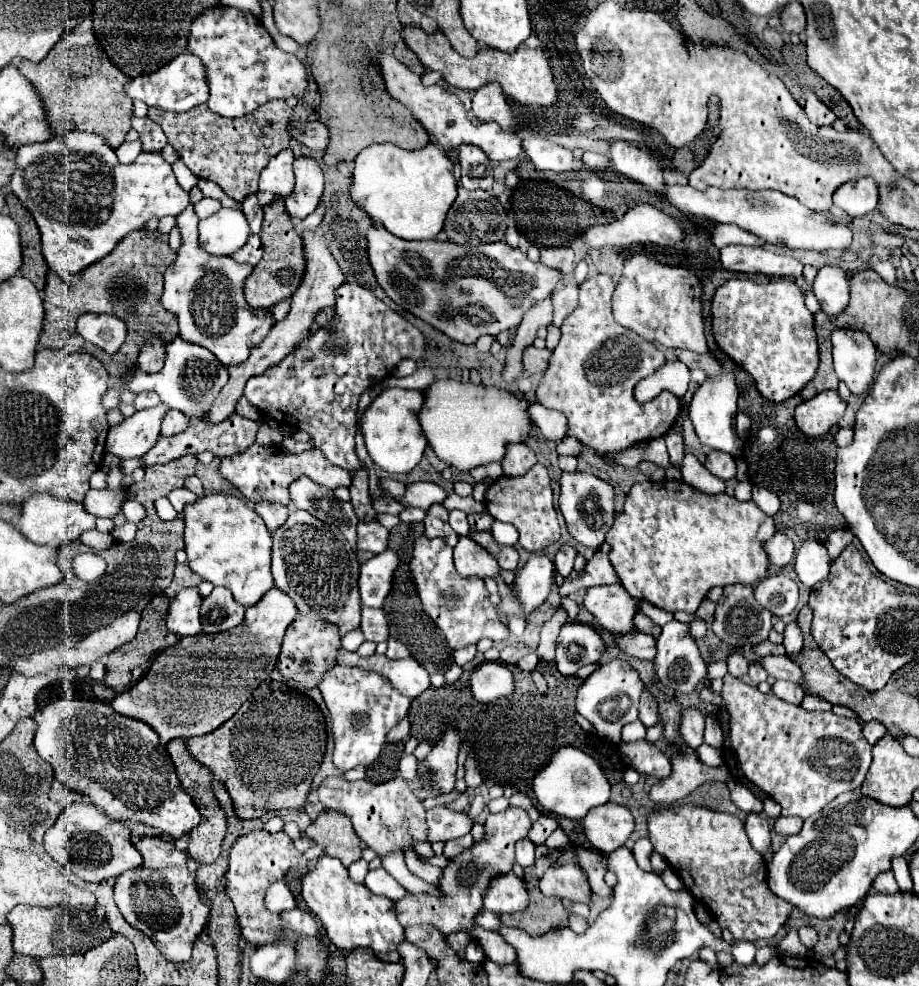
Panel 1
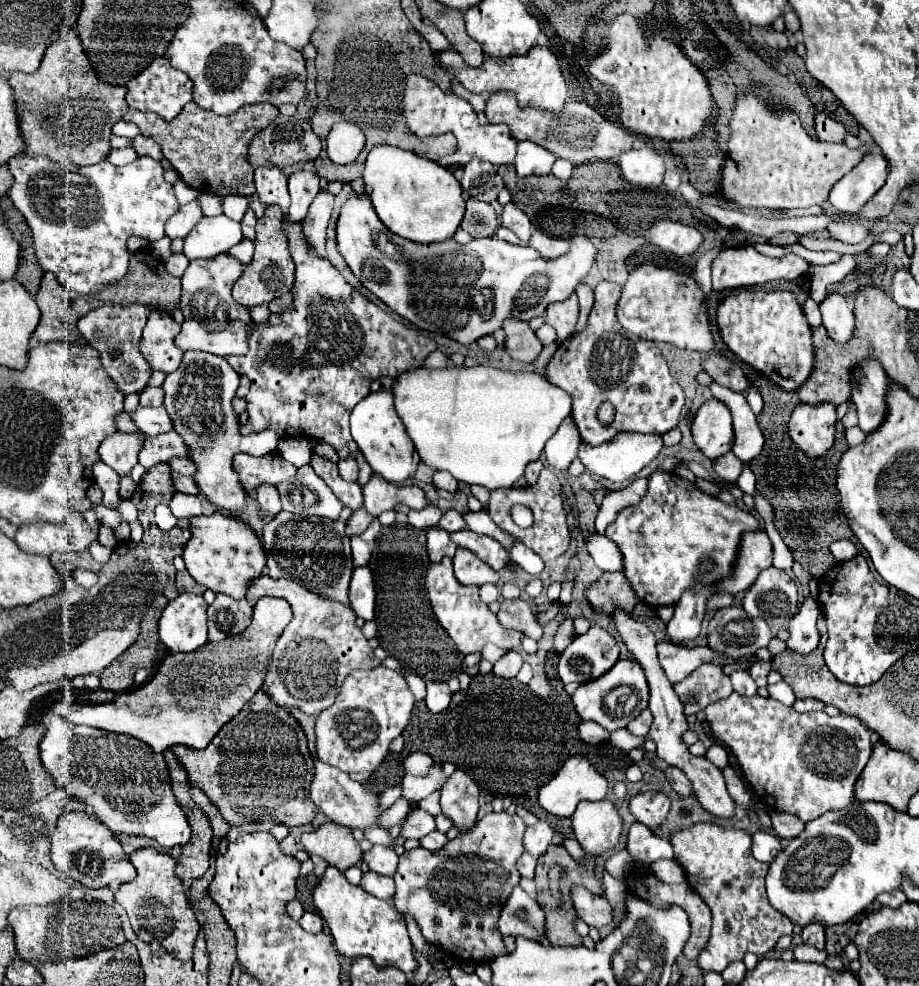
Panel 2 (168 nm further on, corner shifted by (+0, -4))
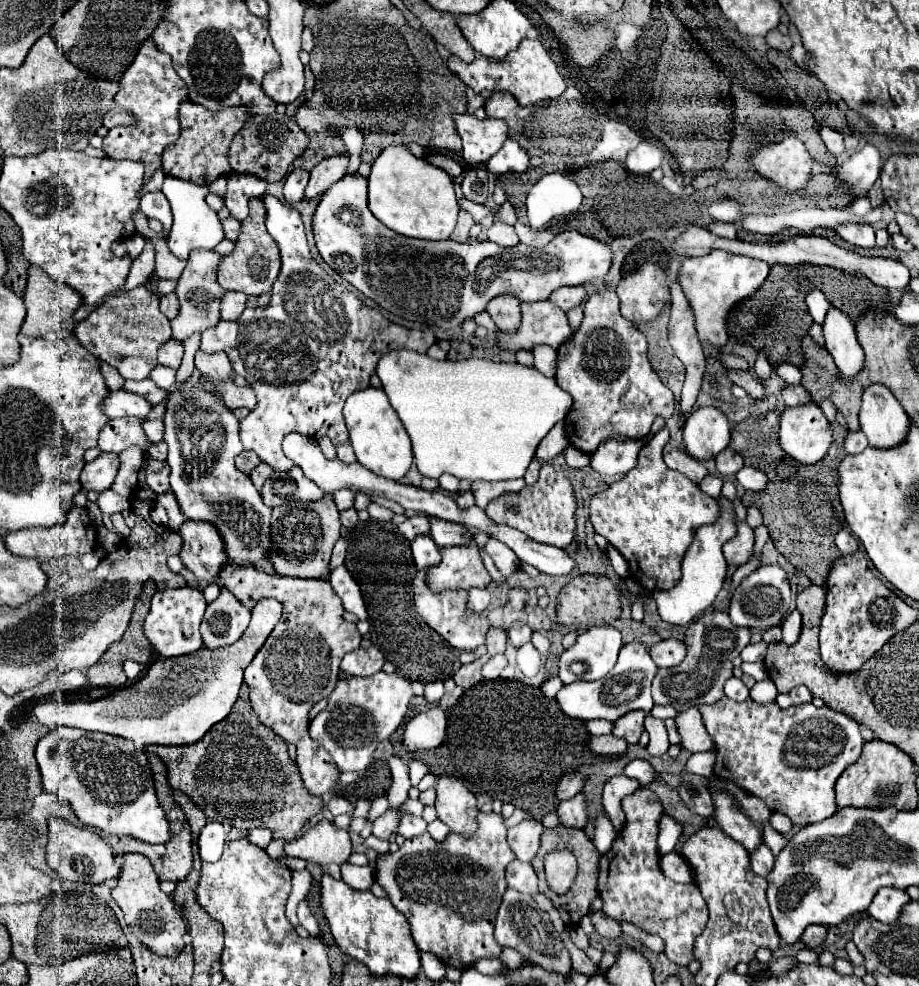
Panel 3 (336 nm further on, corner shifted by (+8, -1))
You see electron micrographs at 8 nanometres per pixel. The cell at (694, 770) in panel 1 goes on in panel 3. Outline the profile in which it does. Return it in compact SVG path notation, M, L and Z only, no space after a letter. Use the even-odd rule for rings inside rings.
M638 788L634 794L622 798L622 810L626 814L626 826L614 840L608 854L600 858L600 896L604 900L604 912L614 920L628 920L638 928L658 934L666 944L666 956L678 966L688 966L696 936L702 934L708 922L708 908L698 890L692 884L678 884L666 878L658 866L658 826L662 818L660 798L650 788Z

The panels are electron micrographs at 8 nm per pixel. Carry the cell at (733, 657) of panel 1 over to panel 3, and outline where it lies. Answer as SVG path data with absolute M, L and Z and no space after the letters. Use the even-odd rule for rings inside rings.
M732 676L732 678L726 680L724 692L726 692L728 698L732 698L732 700L736 700L736 702L742 702L742 700L748 698L748 688L746 688L746 684L744 684L740 678L736 678L736 676Z

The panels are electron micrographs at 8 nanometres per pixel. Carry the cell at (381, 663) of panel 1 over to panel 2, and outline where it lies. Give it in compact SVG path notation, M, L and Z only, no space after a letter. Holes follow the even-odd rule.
M406 675L406 679L408 679L408 685L410 685L410 689L412 689L412 693L414 693L414 697L416 697L416 701L422 701L426 697L426 683L422 681L420 677L412 677L412 675Z

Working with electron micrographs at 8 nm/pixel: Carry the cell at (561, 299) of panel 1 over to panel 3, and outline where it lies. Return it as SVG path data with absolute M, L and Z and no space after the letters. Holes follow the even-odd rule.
M574 286L574 288L560 288L560 290L552 292L548 300L552 304L556 304L560 310L566 312L566 310L570 310L574 306L580 306L584 302L584 298L586 298L584 286Z

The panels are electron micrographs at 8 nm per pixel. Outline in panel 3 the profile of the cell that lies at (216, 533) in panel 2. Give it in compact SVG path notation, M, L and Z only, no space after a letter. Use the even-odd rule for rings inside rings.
M186 520L180 528L182 534L182 552L180 558L198 580L216 580L224 566L230 562L224 538L220 538L220 532L212 522L194 522Z

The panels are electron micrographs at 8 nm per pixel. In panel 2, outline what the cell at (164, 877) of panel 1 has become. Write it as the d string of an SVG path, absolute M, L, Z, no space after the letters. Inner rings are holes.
M146 847L132 853L130 863L136 867L138 875L134 881L120 885L120 889L116 891L116 901L126 909L134 933L144 943L156 941L176 959L188 961L192 957L192 947L198 937L200 923L196 919L196 913L188 905L182 881L174 875L176 861L166 853Z

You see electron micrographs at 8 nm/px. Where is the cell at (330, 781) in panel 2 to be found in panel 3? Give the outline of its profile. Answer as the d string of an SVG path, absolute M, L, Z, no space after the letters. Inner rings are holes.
M230 562L220 572L218 582L250 610L262 598L276 598L284 606L274 632L268 636L252 664L244 670L244 682L250 688L250 702L264 726L282 736L286 744L296 744L296 764L308 792L322 800L342 798L344 794L338 784L340 772L336 764L330 754L322 746L316 746L308 736L308 710L334 690L344 654L360 648L362 636L356 630L356 624L344 620L344 606L326 580L282 578L266 574L256 566L238 566Z

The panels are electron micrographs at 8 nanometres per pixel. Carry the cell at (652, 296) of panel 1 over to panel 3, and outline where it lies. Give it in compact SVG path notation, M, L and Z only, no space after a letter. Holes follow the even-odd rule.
M645 262L634 274L620 280L616 292L620 298L620 314L632 324L650 322L672 304L666 274L655 262Z

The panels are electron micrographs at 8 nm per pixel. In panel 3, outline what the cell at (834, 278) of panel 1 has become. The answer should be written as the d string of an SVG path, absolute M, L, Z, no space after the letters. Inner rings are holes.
M830 306L822 324L826 350L832 354L838 370L846 378L854 378L864 364L864 352L854 334L854 322L838 308Z

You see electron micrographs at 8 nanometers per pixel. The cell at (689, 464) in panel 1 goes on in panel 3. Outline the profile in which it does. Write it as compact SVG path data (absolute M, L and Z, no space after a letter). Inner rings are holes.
M736 520L736 536L730 538L722 550L724 550L724 558L730 566L738 568L738 566L746 564L754 554L754 532L752 532L752 528L746 522Z

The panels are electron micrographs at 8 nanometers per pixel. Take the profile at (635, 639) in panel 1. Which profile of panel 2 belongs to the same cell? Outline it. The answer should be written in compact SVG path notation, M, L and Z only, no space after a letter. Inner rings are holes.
M658 643L658 659L662 669L666 671L672 683L682 681L702 663L732 663L724 655L712 651L710 647L686 647L686 645L672 645L672 643Z

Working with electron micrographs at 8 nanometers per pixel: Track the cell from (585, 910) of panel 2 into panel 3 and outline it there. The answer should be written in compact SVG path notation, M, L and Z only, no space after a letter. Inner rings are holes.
M602 910L590 912L588 916L590 916L590 920L592 920L592 924L594 924L594 928L596 928L598 934L602 934L602 936L606 936L606 938L616 938L616 936L620 936L620 924L618 924L614 918L608 918Z

